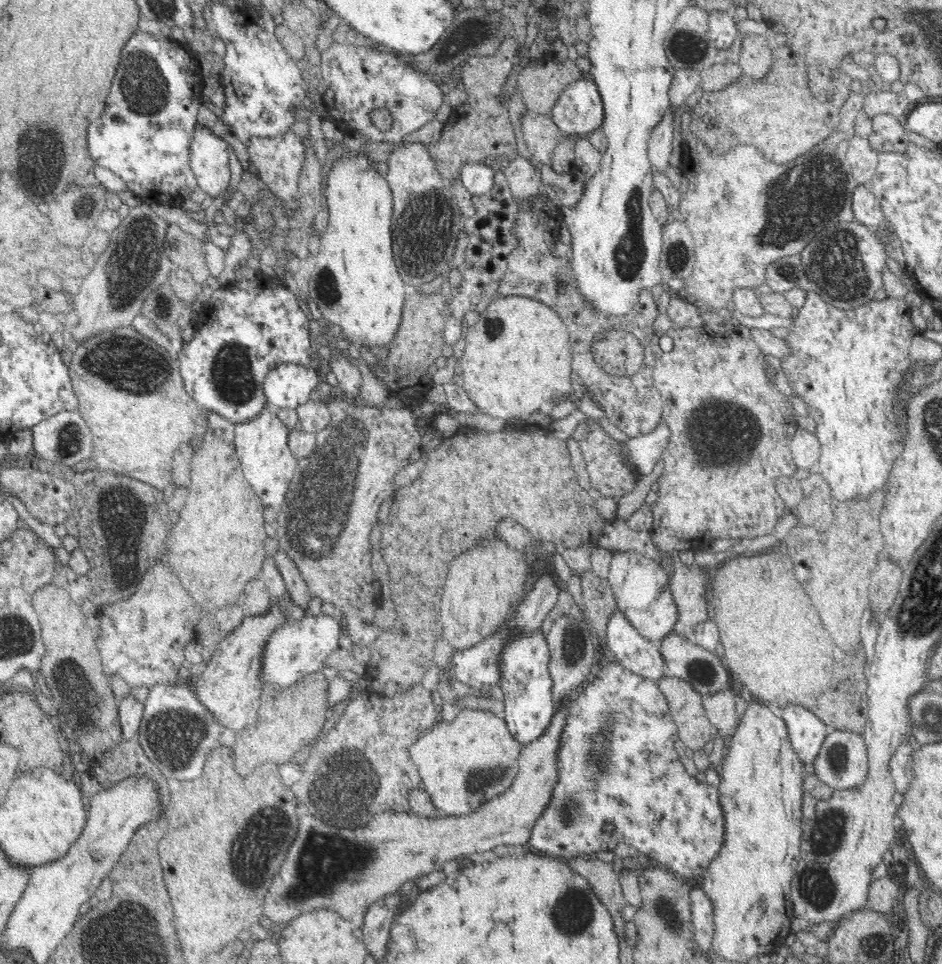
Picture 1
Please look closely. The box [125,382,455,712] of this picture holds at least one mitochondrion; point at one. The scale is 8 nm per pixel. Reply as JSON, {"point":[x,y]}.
{"point":[339,461]}

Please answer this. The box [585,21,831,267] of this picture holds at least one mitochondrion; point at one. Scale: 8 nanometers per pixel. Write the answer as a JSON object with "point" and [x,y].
{"point":[687,48]}

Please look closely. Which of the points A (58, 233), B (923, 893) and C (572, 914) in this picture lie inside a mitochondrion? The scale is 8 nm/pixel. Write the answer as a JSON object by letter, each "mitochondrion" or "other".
{"A":"other","B":"other","C":"mitochondrion"}

